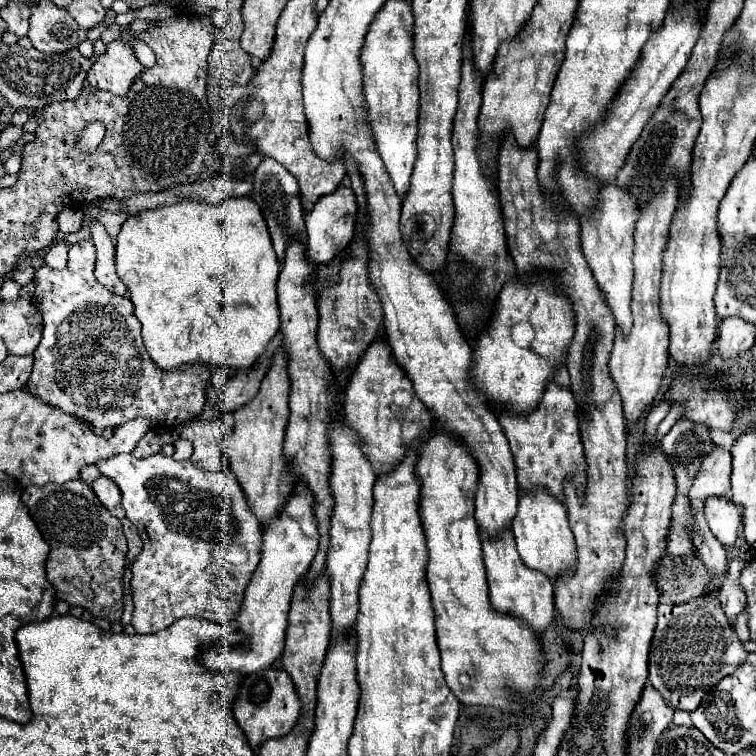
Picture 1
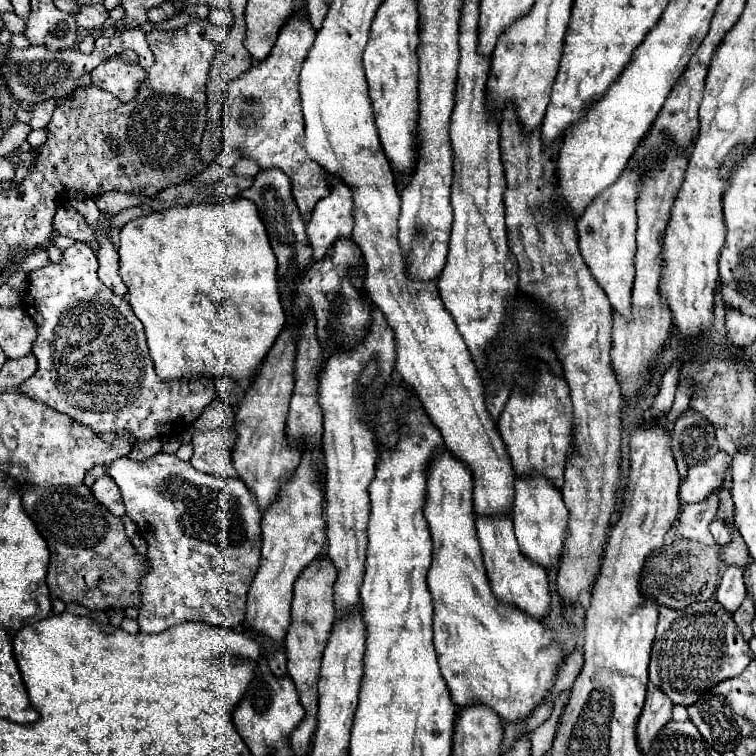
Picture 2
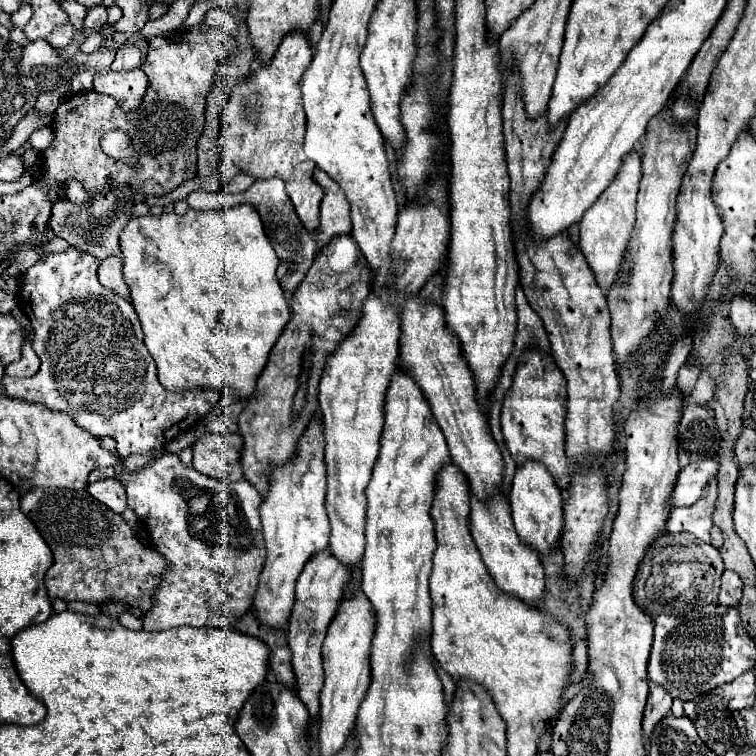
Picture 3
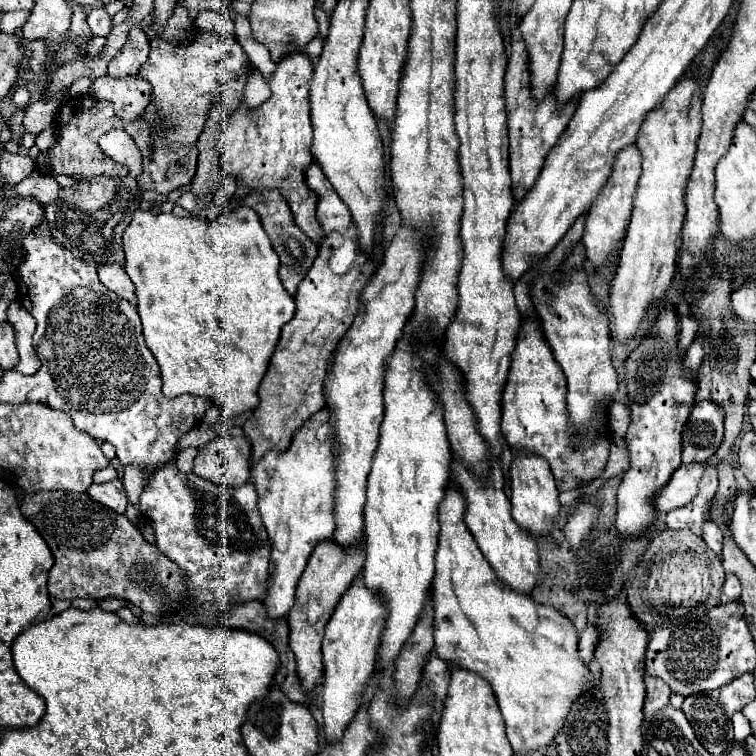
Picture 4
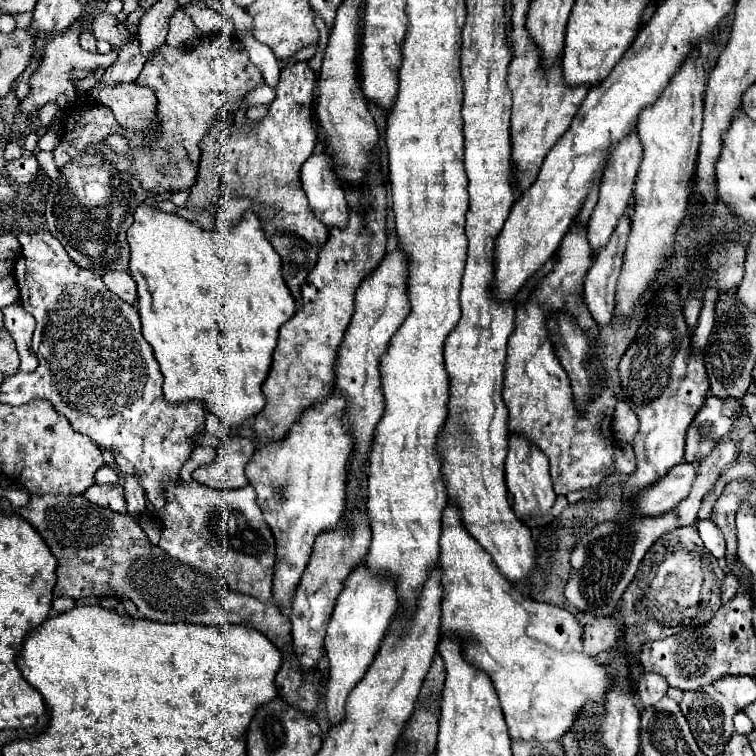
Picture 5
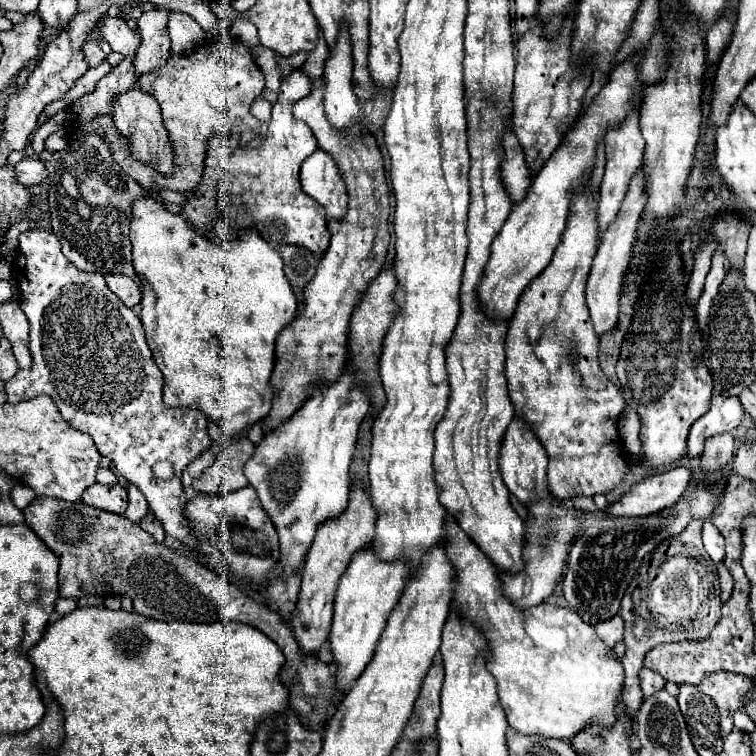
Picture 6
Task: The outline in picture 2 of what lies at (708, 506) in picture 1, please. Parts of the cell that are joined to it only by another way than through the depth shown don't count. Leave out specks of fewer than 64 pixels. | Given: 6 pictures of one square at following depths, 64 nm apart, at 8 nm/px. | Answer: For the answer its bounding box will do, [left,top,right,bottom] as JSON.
[710,520,730,546]

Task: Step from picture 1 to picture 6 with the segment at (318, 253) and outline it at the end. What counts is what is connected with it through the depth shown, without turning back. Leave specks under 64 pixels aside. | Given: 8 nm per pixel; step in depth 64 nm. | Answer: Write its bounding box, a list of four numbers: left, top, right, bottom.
[300,148,348,218]

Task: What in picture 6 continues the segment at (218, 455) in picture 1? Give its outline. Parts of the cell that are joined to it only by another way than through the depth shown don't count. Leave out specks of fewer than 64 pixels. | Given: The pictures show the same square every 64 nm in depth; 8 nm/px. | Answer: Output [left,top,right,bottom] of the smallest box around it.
[192,436,255,496]

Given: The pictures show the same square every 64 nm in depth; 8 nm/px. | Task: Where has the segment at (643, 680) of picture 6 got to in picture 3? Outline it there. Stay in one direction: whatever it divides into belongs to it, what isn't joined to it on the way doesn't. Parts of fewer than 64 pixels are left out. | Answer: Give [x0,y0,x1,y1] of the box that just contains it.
[642,682,672,736]

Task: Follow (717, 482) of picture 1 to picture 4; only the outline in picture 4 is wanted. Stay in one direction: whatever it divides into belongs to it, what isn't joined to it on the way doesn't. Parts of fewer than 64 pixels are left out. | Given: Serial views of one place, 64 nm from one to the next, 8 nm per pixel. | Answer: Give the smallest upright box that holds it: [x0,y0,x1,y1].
[652,462,706,516]

